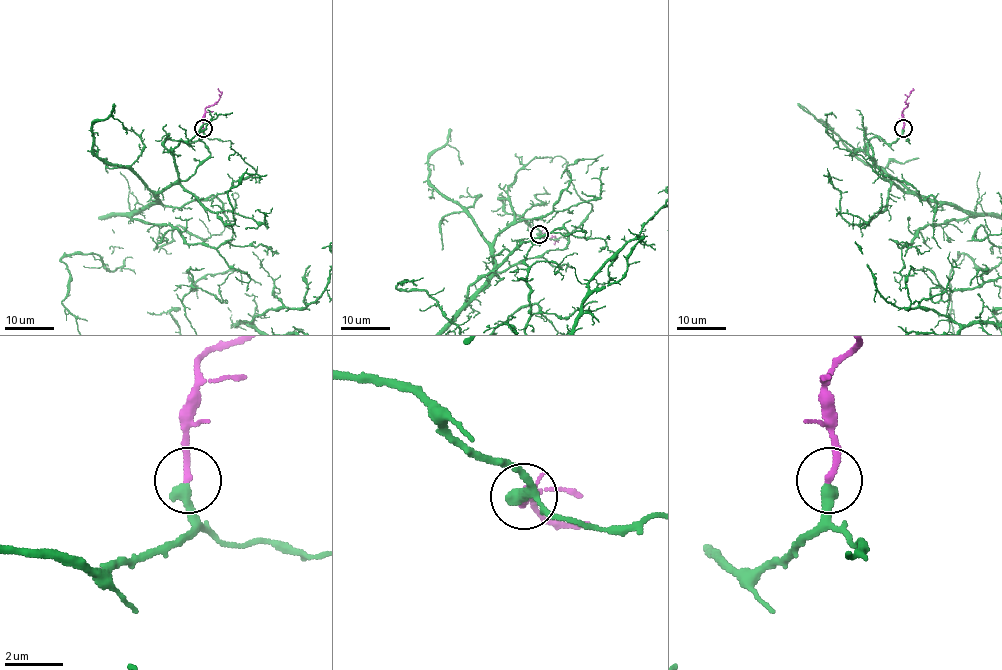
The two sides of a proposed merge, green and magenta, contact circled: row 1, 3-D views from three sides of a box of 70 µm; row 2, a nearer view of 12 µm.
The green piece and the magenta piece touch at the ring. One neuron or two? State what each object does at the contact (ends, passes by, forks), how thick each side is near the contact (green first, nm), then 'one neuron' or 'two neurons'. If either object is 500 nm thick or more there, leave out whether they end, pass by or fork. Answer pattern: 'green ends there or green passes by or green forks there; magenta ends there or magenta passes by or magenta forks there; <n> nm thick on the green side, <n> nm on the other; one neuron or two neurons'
green ends there; magenta ends there; 440 nm thick on the green side, 240 nm on the other; one neuron

